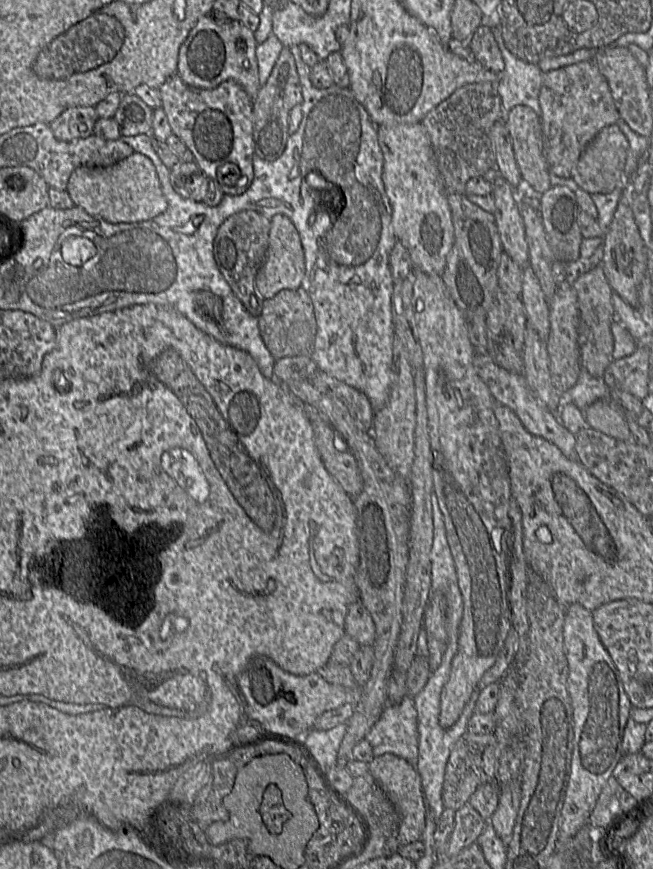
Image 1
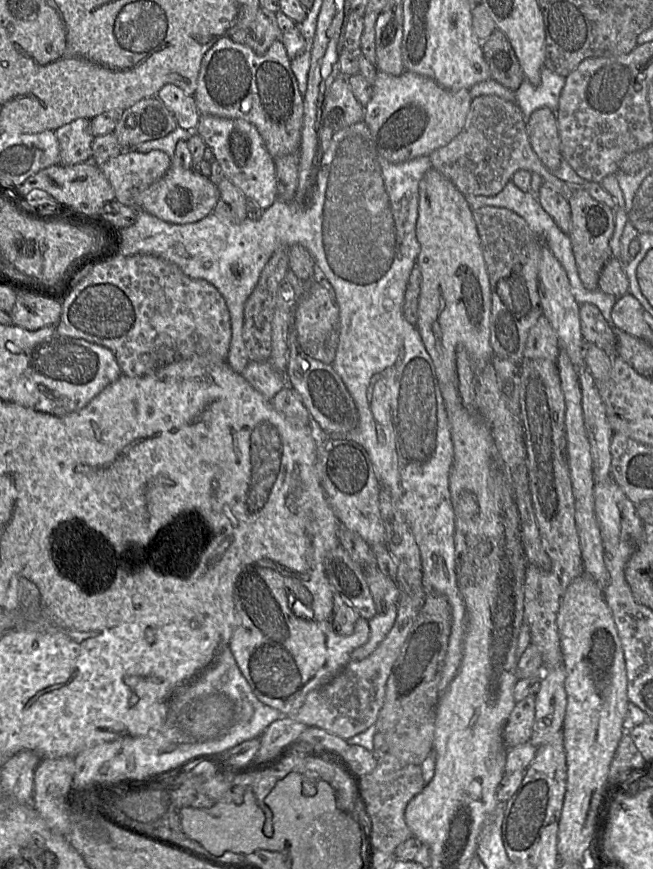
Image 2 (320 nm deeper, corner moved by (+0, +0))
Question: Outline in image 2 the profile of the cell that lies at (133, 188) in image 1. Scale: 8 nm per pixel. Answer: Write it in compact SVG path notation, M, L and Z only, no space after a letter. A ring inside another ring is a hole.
M172 164L162 178L135 197L135 207L168 223L188 224L213 213L218 199L218 188L209 177Z

